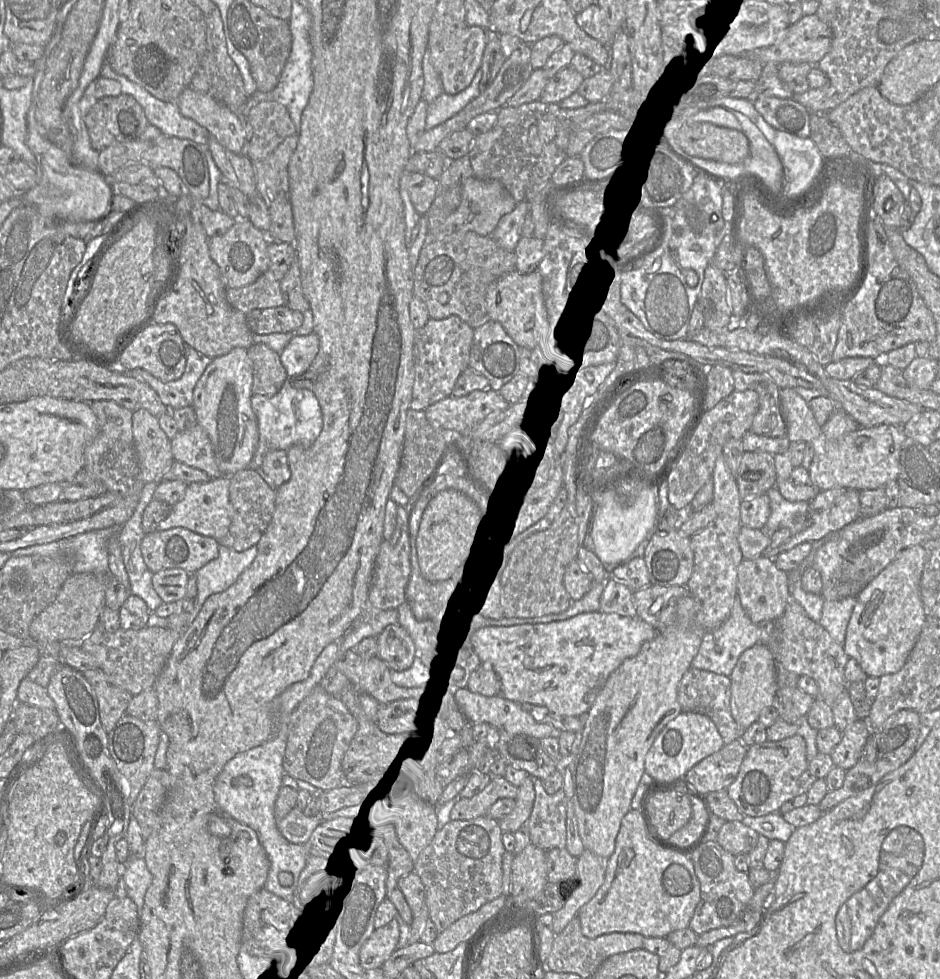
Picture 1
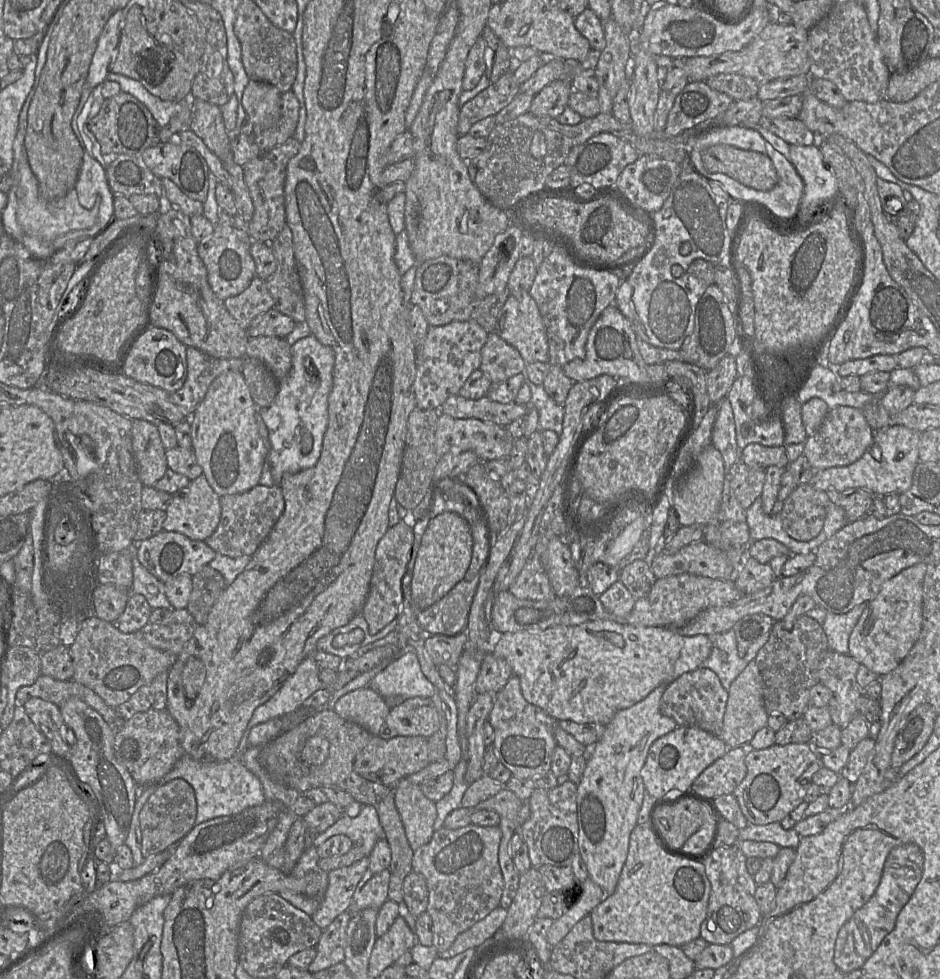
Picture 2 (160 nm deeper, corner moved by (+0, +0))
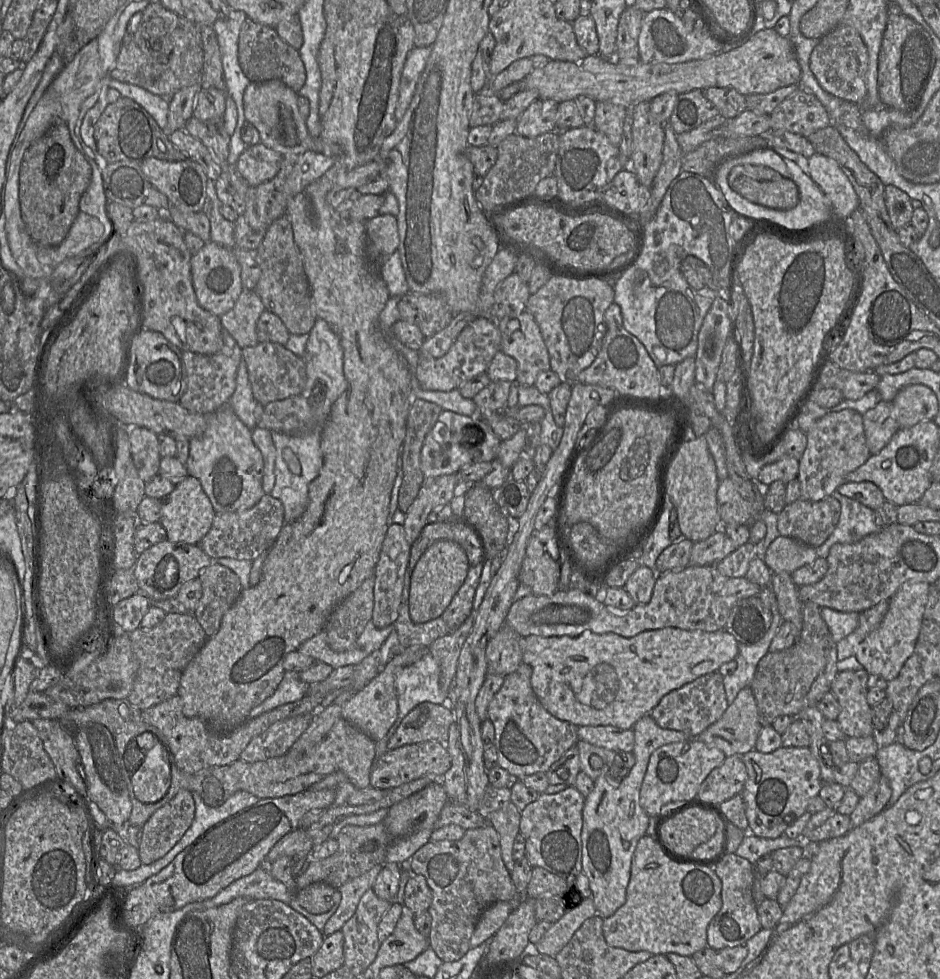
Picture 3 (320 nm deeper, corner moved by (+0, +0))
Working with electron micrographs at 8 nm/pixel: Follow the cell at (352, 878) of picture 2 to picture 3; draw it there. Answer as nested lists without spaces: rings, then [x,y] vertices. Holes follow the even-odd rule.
[[[387,863],[375,865],[366,873],[348,881],[337,889],[341,894],[341,901],[322,930],[324,937],[341,930],[345,922],[354,915],[361,897],[367,890],[372,889],[377,875],[385,864]]]

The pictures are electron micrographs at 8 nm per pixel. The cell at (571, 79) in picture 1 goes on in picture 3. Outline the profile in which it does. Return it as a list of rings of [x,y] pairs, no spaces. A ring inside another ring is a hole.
[[[554,100],[534,101],[517,119],[515,133],[534,138],[556,130],[556,116],[559,103]]]

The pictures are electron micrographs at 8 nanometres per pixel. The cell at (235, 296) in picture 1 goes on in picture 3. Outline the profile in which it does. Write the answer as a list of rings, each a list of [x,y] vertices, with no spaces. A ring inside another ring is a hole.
[[[243,289],[234,307],[220,317],[222,327],[243,349],[259,343],[256,324],[265,310],[262,300],[254,290]]]

